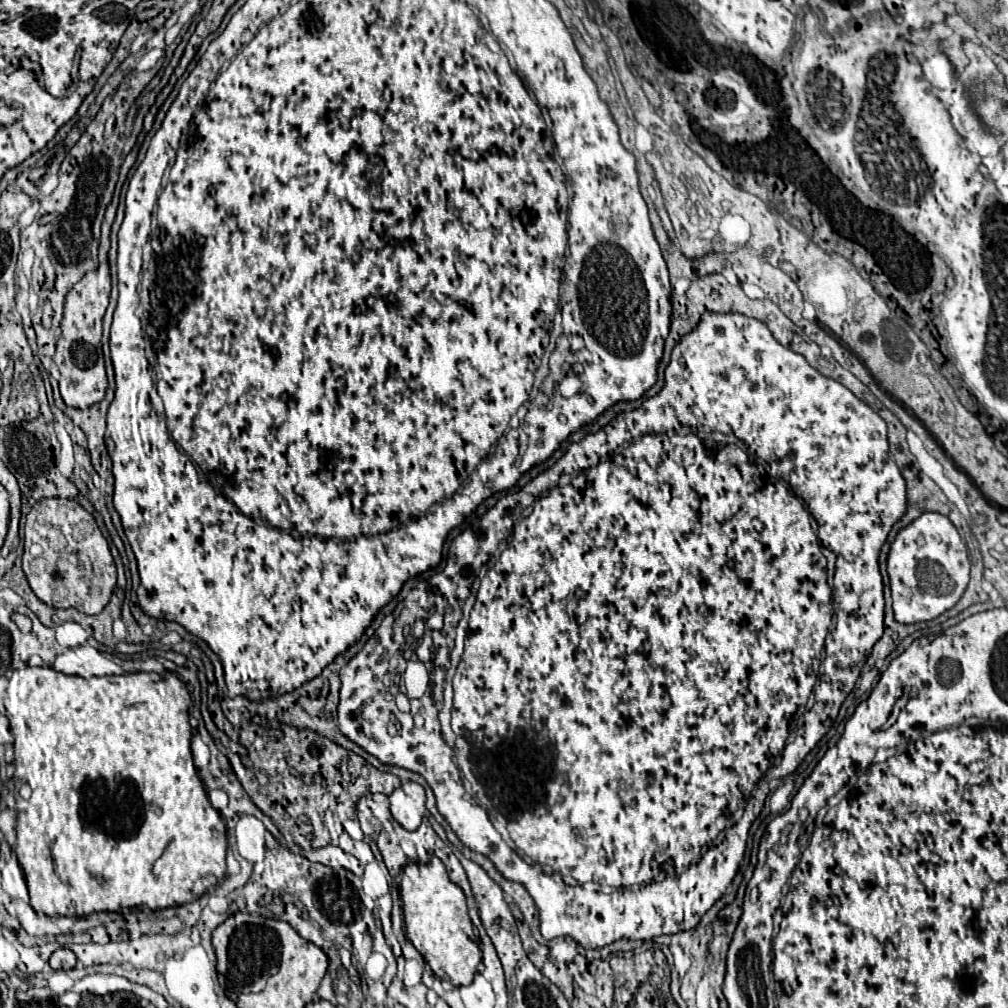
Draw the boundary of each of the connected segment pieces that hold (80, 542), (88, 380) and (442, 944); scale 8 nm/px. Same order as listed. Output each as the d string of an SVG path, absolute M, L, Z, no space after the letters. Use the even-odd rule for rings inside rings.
M43 499L37 503L25 523L25 553L23 571L35 595L55 609L75 607L87 615L99 613L115 587L115 563L109 545L101 535L95 519L69 499ZM39 545L41 553L31 555L31 547Z
M117 201L107 207L103 227L101 227L101 243L99 243L99 267L95 273L85 273L79 283L73 285L73 289L65 295L65 307L63 307L63 319L61 319L61 335L57 339L57 351L53 355L55 365L59 367L61 379L59 379L59 391L67 407L87 409L105 397L107 389L107 375L103 365L103 351L101 351L101 321L109 303L109 291L111 291L111 277L109 277L109 265L107 265L107 251L109 251L109 231L111 223L115 219Z
M435 857L429 863L409 863L401 875L403 917L407 939L429 963L433 973L455 987L469 985L482 961L482 951L475 941L473 923L467 915L465 893L447 877L445 865Z

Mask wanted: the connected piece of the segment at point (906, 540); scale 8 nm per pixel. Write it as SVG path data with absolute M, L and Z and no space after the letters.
M927 511L903 527L889 549L887 573L895 619L899 623L917 623L939 617L951 609L969 583L969 557L957 527L941 513Z

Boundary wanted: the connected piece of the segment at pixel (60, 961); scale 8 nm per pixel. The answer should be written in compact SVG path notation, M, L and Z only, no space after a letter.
M67 947L57 949L57 951L51 955L51 959L49 959L51 969L65 969L65 971L67 971L67 969L73 969L75 963L77 963L75 953L71 953L71 949L67 949Z

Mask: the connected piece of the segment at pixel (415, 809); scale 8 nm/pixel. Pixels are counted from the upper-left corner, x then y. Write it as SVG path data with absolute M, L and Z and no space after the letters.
M401 781L401 787L389 795L393 817L407 829L415 831L425 817L425 789L413 781Z

